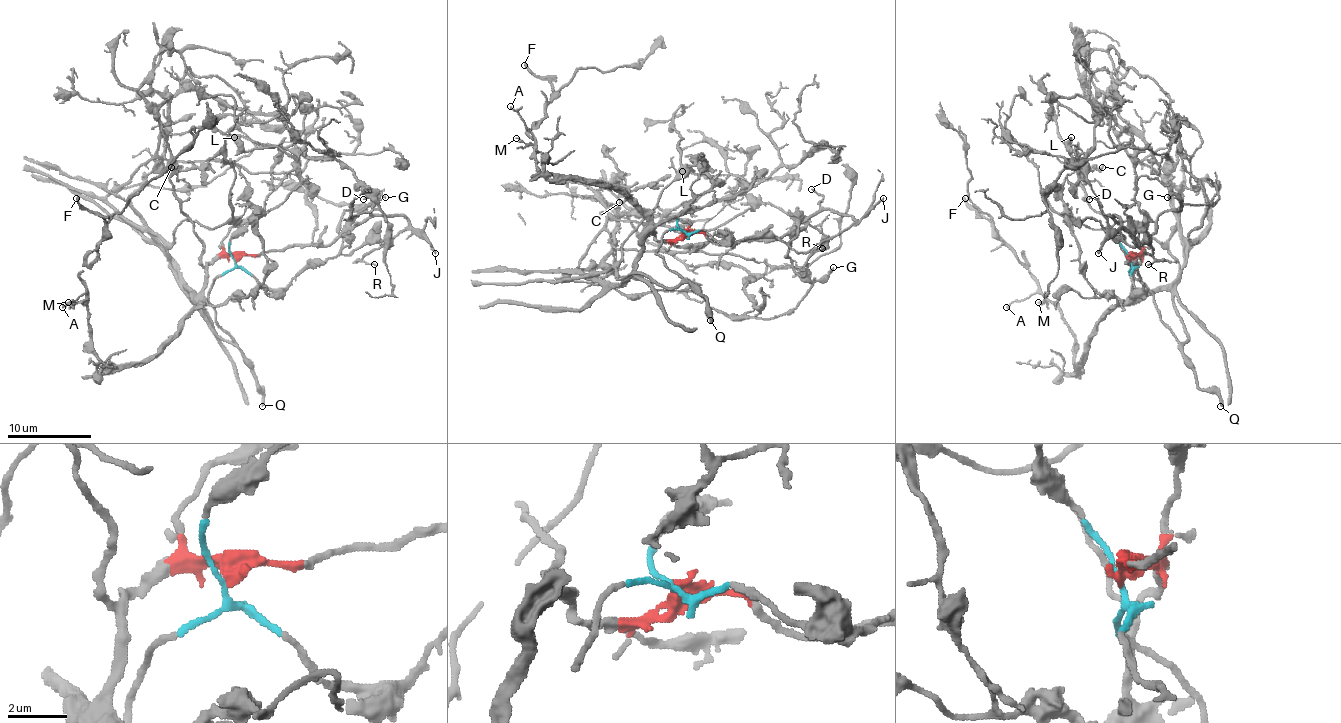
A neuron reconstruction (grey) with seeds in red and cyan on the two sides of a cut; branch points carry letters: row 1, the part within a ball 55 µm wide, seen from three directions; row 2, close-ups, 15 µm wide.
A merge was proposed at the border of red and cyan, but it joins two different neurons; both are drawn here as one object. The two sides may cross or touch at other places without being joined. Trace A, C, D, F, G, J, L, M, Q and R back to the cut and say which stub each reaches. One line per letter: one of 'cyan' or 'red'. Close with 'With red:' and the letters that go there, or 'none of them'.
A: red
C: red
D: red
F: red
G: cyan
J: red
L: cyan
M: red
Q: cyan
R: red
With red: A, C, D, F, J, M, R

